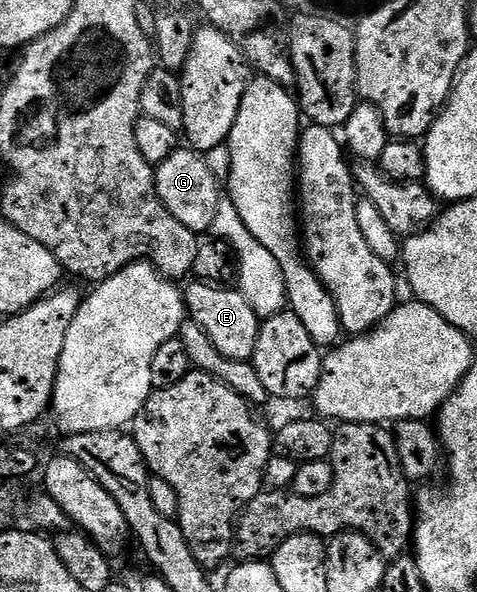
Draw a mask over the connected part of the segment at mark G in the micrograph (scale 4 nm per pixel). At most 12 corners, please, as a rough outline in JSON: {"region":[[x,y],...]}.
{"region":[[187,146],[155,168],[161,202],[181,226],[210,233],[221,181]]}

